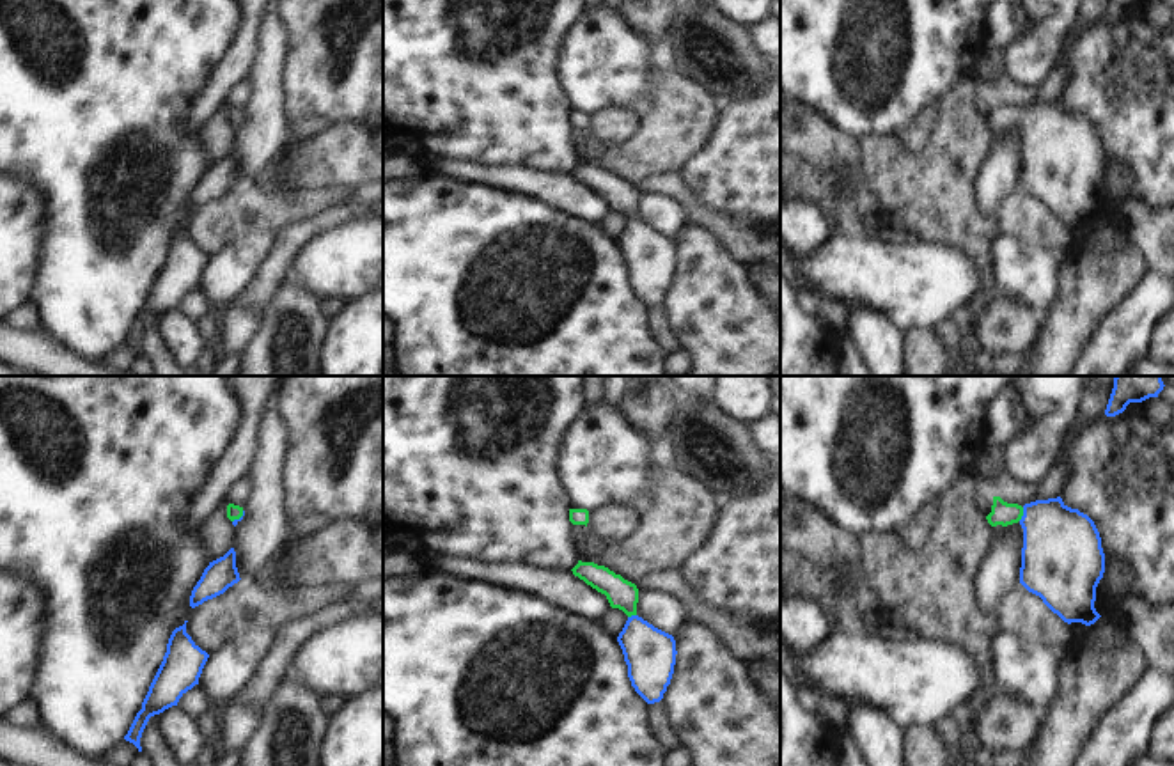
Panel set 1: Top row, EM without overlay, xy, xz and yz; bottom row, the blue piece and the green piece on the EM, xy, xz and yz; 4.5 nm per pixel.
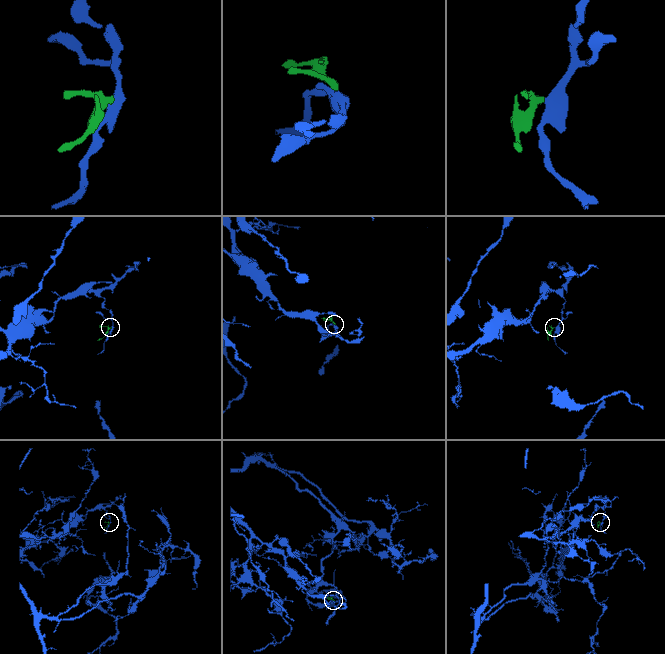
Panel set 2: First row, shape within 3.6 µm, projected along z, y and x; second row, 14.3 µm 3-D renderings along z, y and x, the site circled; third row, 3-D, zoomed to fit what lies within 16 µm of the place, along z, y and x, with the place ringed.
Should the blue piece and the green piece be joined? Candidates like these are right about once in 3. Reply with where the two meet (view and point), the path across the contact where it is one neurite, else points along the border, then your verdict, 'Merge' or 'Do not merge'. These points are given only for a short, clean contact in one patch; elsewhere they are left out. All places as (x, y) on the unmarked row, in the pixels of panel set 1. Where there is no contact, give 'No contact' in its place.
Touches blue at yz (1024, 117). Path across: yz (1061, 158), (1024, 117), (1002, 116). Merge

